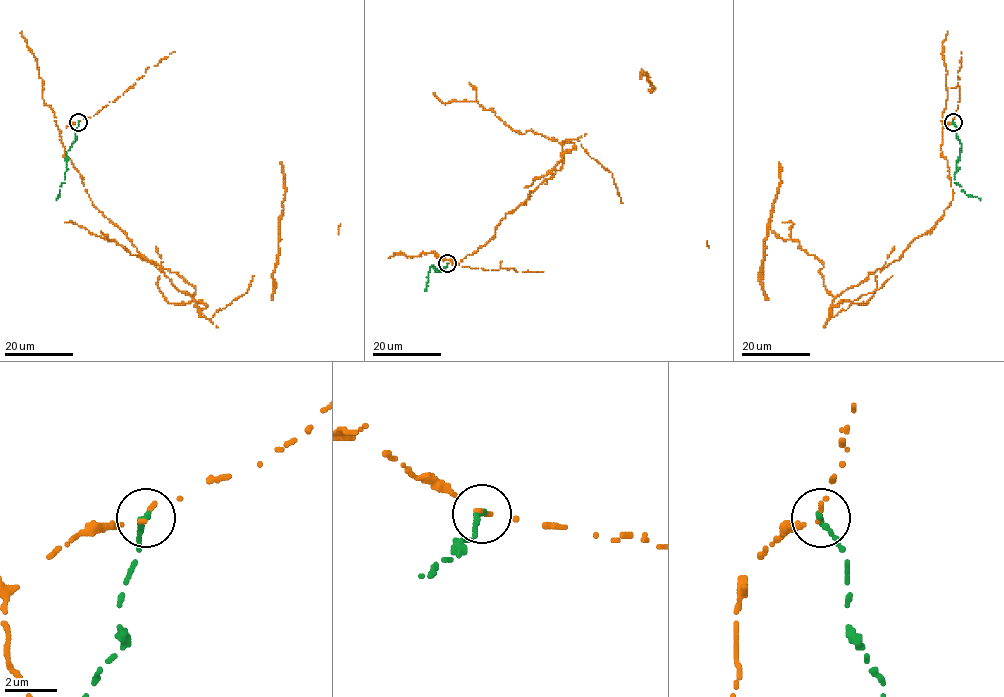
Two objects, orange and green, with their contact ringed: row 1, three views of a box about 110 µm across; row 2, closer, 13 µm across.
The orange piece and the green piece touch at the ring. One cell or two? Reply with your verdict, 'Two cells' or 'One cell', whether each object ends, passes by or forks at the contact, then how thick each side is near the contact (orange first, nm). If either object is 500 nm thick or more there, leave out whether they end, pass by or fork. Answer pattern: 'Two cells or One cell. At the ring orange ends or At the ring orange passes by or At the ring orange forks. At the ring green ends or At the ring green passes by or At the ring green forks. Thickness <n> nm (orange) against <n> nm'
Two cells. At the ring orange ends. At the ring green ends. Thickness 110 nm (orange) against 240 nm

